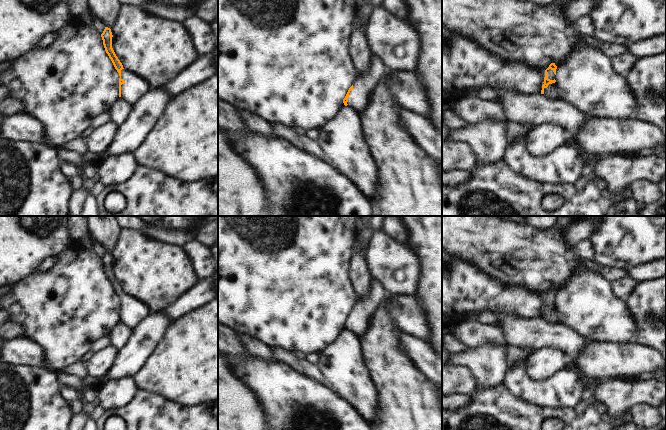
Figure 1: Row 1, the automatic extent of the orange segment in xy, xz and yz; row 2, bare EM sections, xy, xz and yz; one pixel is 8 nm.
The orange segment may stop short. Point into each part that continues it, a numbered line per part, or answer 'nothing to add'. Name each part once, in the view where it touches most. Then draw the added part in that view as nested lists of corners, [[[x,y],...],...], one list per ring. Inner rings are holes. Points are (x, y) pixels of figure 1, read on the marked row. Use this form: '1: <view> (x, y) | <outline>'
1: xy (135, 87) | [[[121,70],[121,79],[125,81],[121,85],[121,98],[132,105],[151,90],[147,81],[128,70]]]

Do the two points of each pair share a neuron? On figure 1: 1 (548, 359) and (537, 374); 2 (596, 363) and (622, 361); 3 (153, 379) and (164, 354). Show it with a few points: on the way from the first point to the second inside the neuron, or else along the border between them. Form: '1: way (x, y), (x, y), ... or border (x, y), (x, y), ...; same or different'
1: way (544, 363), (537, 370); same
2: way (602, 361), (616, 361); same
3: way (159, 373), (164, 368), (164, 360); same

